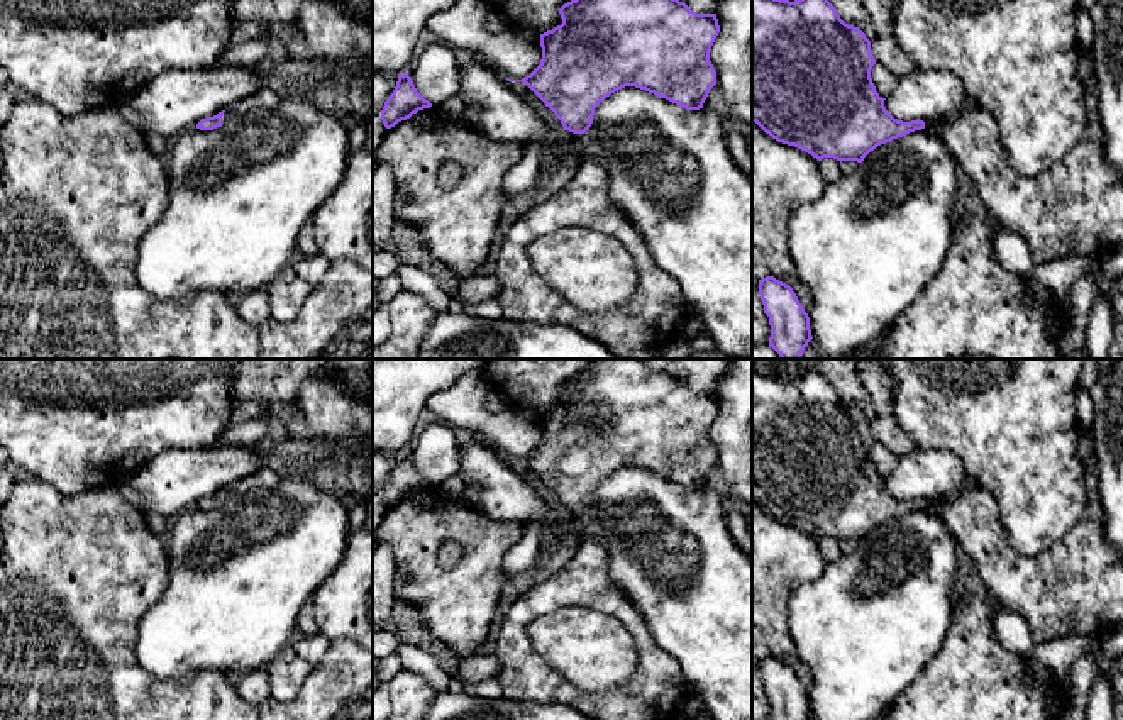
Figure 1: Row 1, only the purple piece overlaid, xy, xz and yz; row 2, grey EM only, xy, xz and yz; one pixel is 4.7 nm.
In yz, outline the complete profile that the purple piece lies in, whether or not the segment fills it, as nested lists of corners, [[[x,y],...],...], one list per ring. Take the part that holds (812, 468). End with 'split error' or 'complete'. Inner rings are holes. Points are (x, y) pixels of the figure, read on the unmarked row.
[[[752,369],[752,501],[777,522],[794,525],[818,540],[857,540],[877,525],[927,508],[938,515],[974,561],[991,601],[1016,612],[1037,644],[1069,635],[1104,635],[1123,623],[1123,557],[1106,537],[1096,454],[1086,466],[1086,508],[1064,540],[1038,556],[1021,556],[1010,542],[996,498],[967,483],[945,501],[903,501],[884,486],[871,457],[876,439],[871,420],[845,403],[823,373],[789,381]]]; split error

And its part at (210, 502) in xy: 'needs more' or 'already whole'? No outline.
needs more

